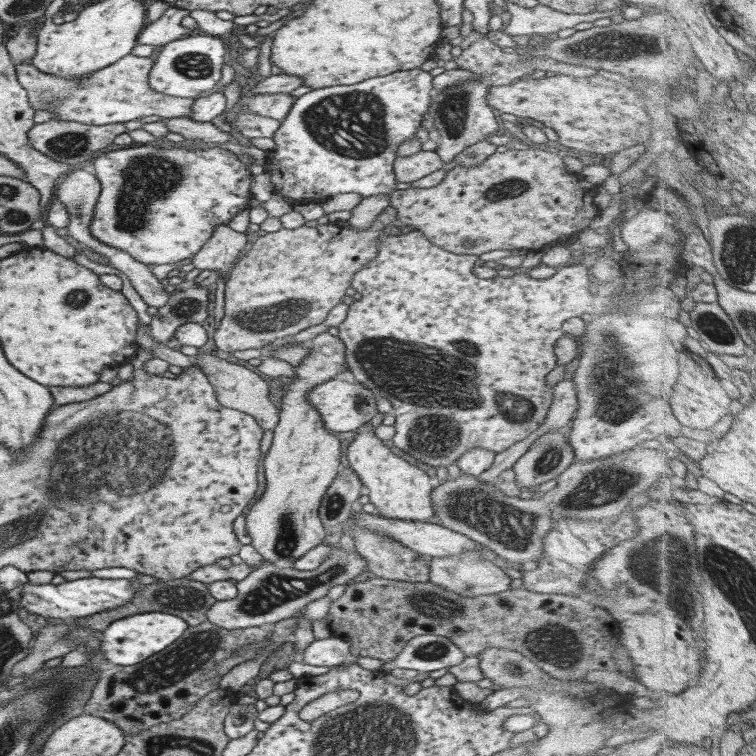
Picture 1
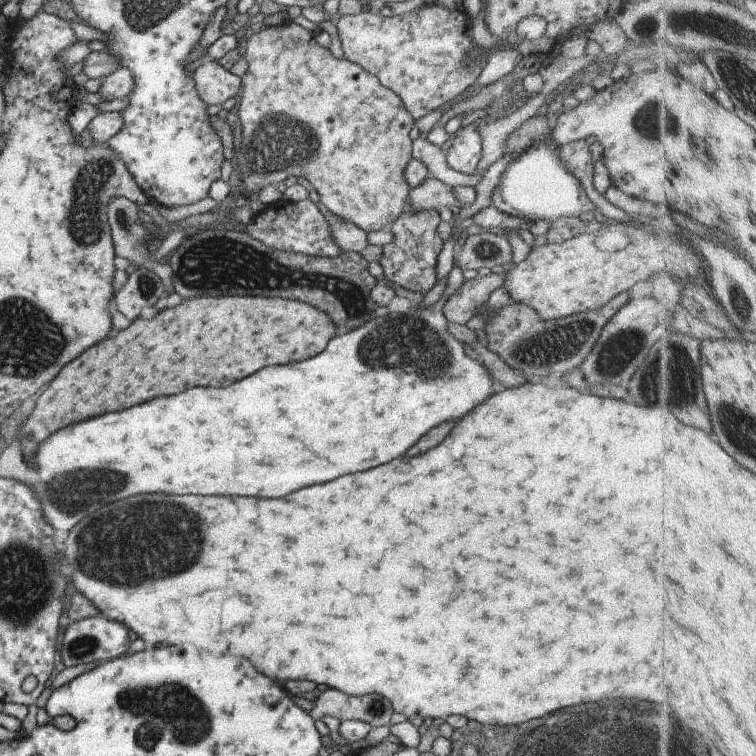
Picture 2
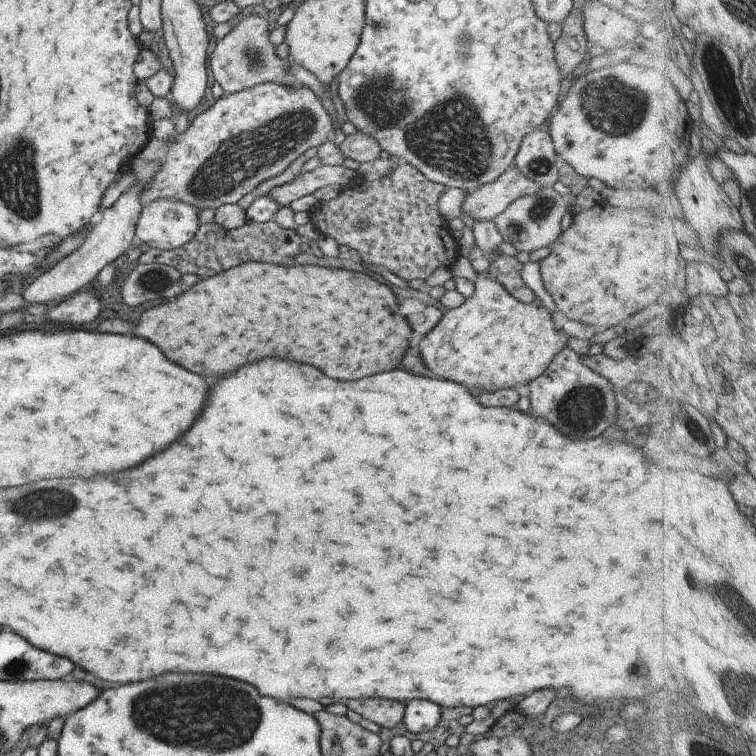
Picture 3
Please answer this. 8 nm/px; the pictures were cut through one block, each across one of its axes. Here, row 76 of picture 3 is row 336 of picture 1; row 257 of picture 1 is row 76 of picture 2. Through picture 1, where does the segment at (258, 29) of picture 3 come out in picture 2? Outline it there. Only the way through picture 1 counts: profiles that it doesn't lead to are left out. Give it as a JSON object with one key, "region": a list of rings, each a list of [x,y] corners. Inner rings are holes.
{"region":[[[290,20],[279,26],[265,26],[263,30],[249,36],[245,52],[241,56],[245,60],[247,68],[240,78],[241,100],[239,100],[239,107],[237,108],[237,118],[241,126],[241,143],[239,151],[235,154],[239,170],[238,182],[239,184],[243,183],[244,194],[252,196],[267,185],[274,186],[278,182],[283,182],[287,176],[295,176],[295,178],[301,176],[310,182],[311,188],[314,189],[313,196],[321,201],[321,204],[335,218],[355,224],[364,233],[369,232],[369,230],[388,227],[405,210],[405,204],[408,201],[410,188],[403,178],[403,172],[407,162],[412,159],[410,153],[412,140],[409,138],[409,130],[414,126],[414,122],[411,120],[409,112],[403,108],[401,100],[398,100],[391,90],[381,86],[375,76],[367,74],[365,70],[361,70],[359,66],[345,60],[345,58],[334,57],[327,48],[316,42],[315,36],[316,33],[305,30]]]}

